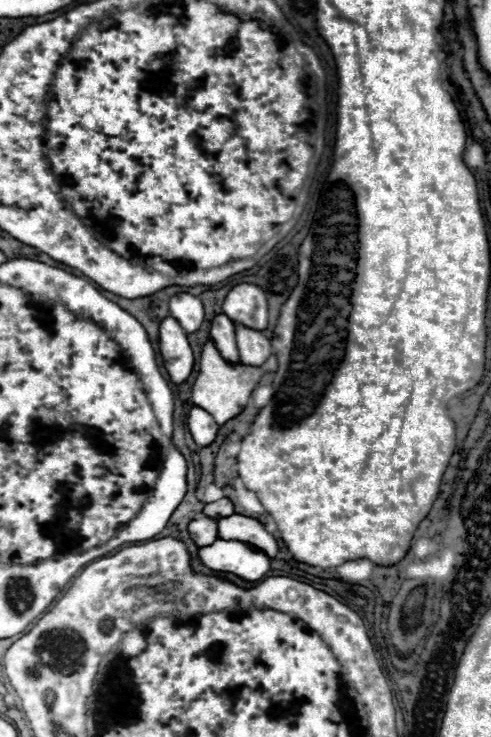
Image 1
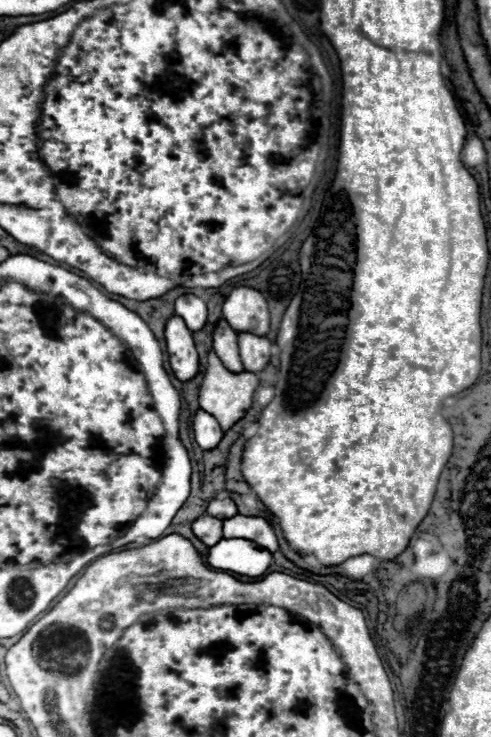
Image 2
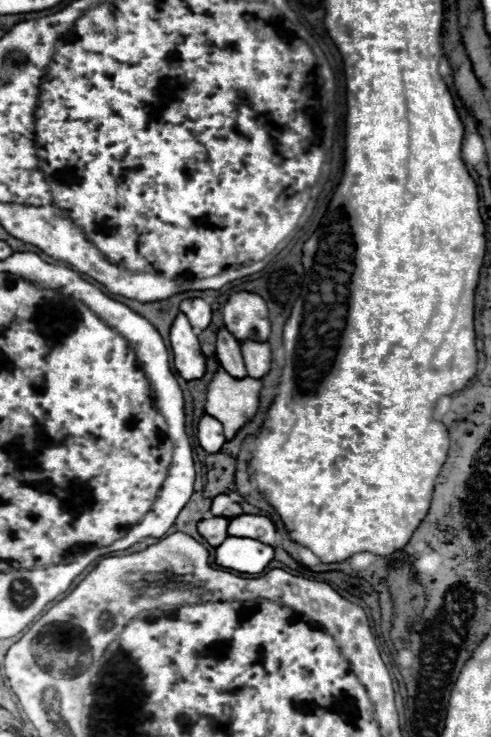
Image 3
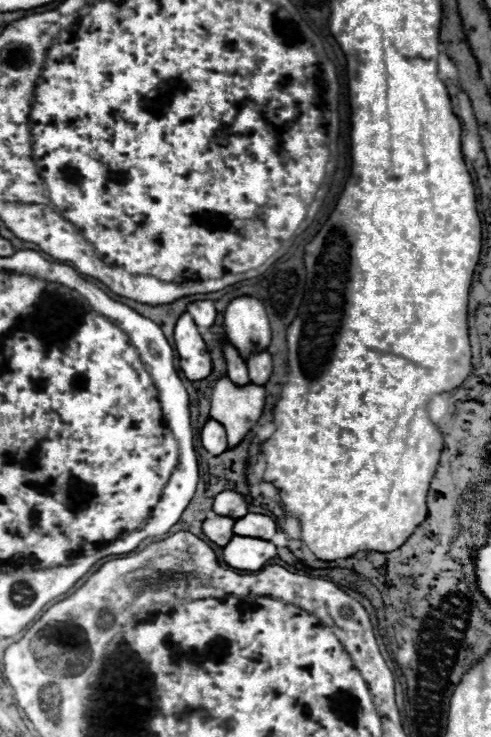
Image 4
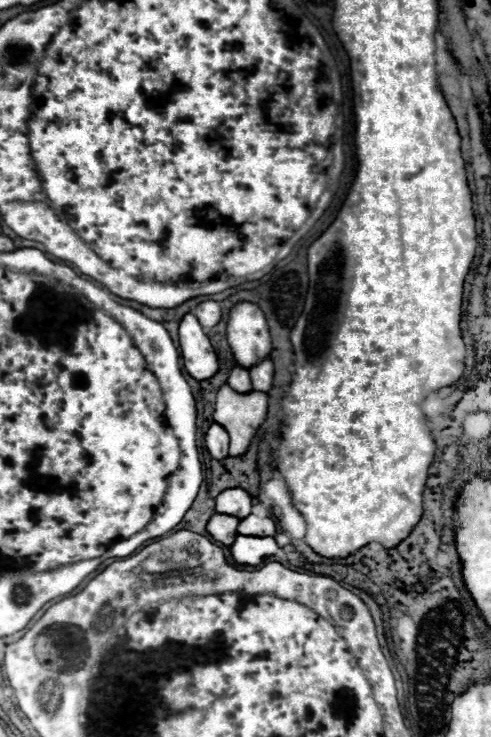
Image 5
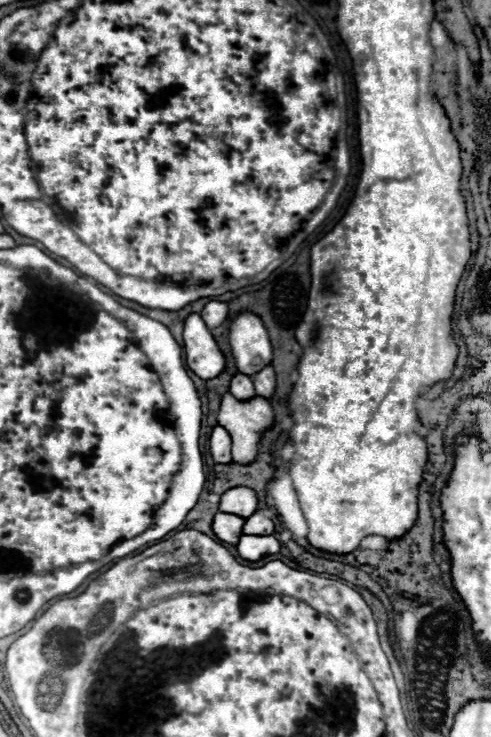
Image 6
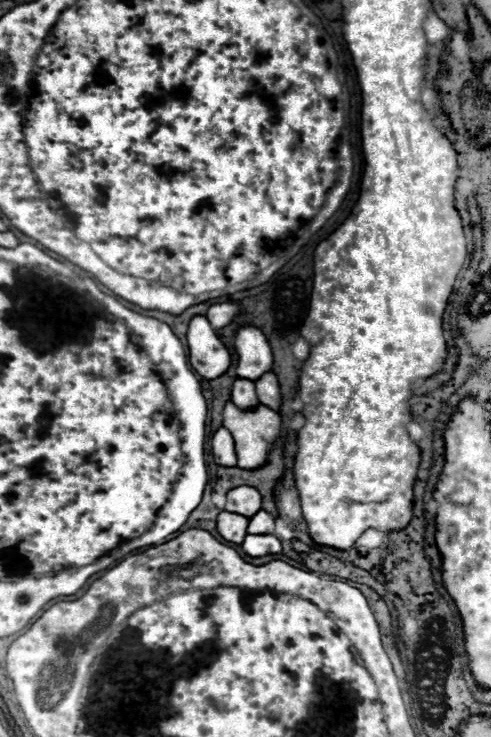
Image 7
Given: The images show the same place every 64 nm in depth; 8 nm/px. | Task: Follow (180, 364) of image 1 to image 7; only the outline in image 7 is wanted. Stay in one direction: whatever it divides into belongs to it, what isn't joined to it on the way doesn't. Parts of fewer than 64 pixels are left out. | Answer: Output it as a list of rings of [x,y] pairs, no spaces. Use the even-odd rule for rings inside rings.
[[[194,316],[186,332],[188,362],[202,378],[218,378],[230,366],[230,354],[204,316]]]

